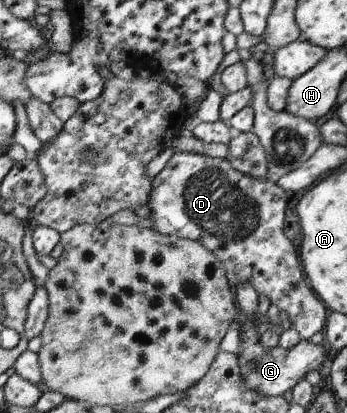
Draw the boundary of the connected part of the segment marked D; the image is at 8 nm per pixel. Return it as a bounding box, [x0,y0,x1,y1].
[146,153,327,340]

